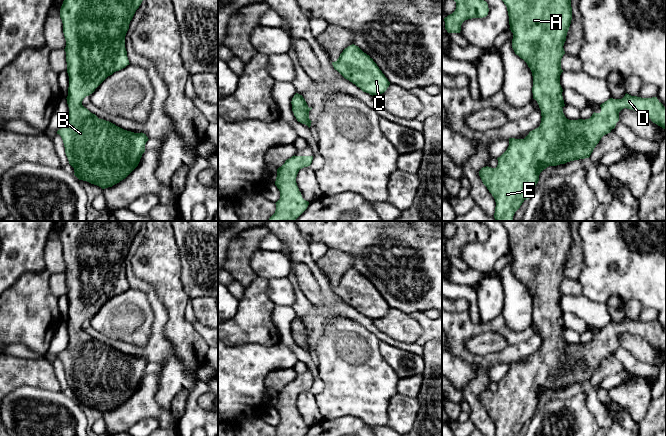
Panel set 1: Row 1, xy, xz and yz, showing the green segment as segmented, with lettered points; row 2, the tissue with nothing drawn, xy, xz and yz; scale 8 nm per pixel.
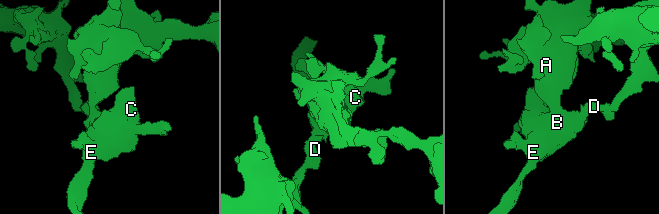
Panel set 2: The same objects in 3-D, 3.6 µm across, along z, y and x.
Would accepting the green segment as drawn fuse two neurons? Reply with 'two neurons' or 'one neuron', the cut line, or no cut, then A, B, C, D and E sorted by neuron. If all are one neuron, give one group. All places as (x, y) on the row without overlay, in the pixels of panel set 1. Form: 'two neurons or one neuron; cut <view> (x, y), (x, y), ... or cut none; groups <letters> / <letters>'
one neuron; cut none; groups A B C D E

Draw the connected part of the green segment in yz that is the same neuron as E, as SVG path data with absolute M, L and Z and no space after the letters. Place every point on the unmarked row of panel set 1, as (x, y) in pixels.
M499 221L507 231L510 254L513 257L512 272L516 279L523 283L530 292L533 300L533 323L535 323L541 334L540 350L532 355L524 363L509 362L507 374L497 382L496 392L483 391L479 400L483 408L495 423L495 436L516 436L522 427L529 423L536 408L539 405L540 397L549 390L557 390L570 385L589 382L601 362L610 357L619 345L619 336L624 333L640 335L645 338L653 347L666 353L666 332L657 323L641 322L625 318L622 323L610 322L600 329L601 336L593 337L589 343L569 344L563 337L565 330L560 309L561 283L565 278L564 267L572 244L571 221Z

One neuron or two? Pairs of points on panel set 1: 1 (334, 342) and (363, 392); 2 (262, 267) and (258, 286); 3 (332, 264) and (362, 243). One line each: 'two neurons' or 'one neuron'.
1: one neuron
2: two neurons
3: two neurons

